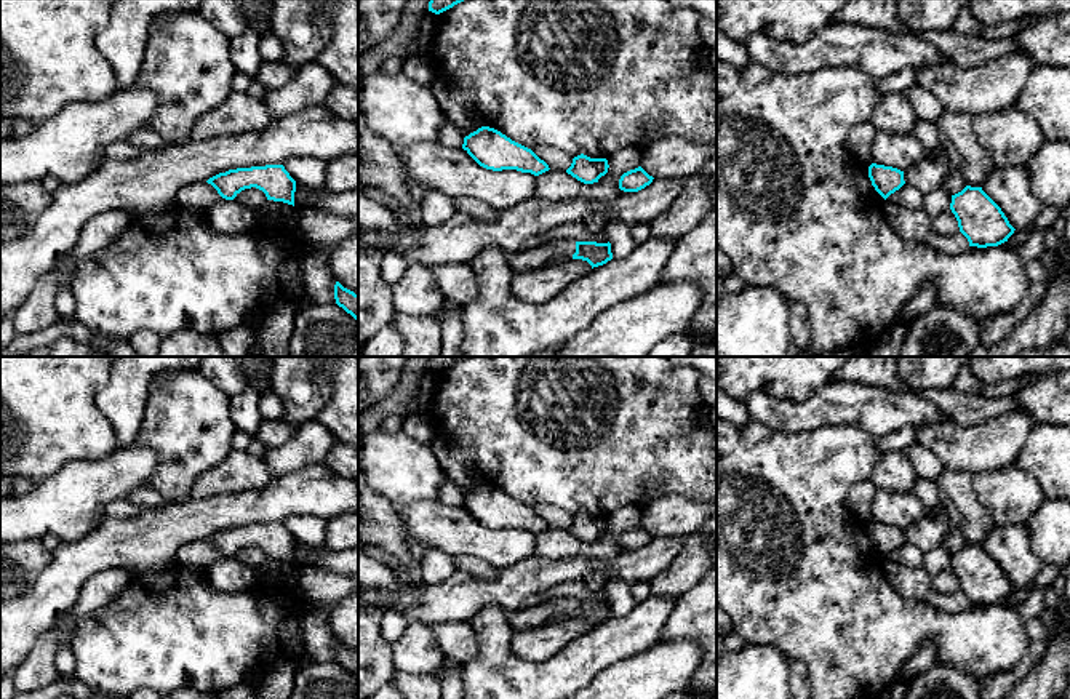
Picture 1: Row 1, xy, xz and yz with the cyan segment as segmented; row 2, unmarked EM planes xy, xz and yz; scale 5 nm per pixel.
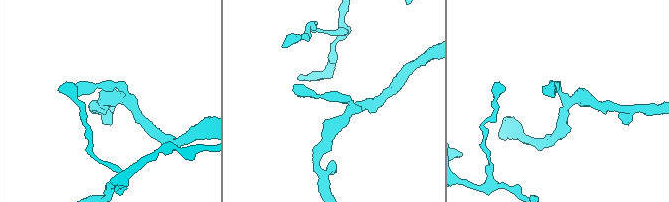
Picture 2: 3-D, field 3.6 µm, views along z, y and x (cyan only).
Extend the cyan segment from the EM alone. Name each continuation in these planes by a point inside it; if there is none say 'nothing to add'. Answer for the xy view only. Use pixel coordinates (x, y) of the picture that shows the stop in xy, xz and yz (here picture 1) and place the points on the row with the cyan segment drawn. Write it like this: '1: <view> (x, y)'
nothing to add

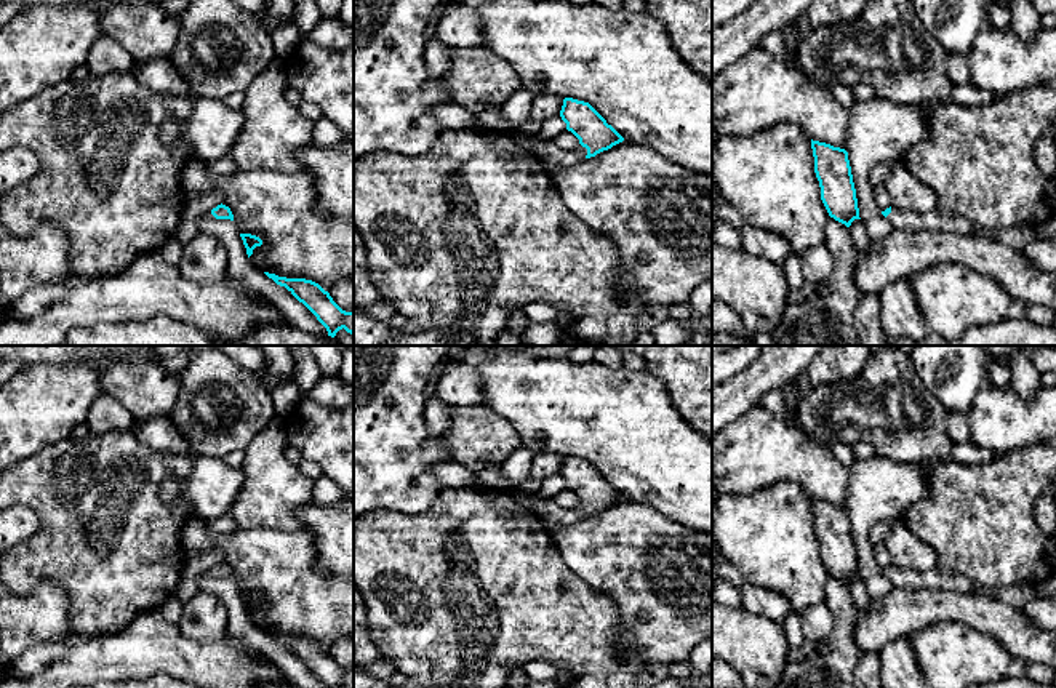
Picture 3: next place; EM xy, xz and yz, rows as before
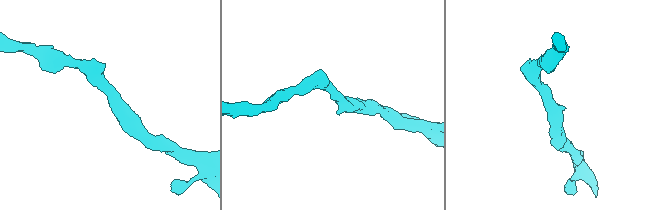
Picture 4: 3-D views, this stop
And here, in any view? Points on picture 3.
1: yz (1018, 236)

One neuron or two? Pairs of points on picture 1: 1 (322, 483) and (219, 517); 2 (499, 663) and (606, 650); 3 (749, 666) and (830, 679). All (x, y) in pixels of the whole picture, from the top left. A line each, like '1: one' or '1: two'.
1: one
2: one
3: two

